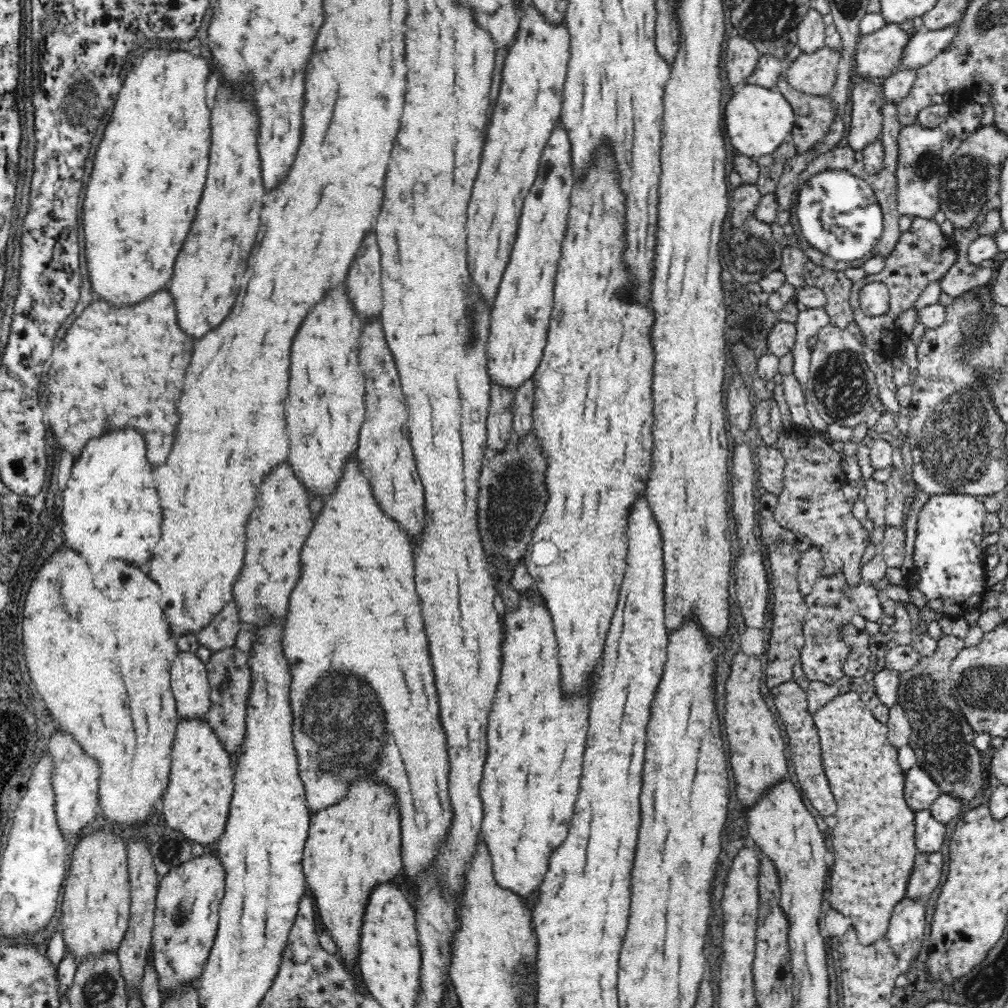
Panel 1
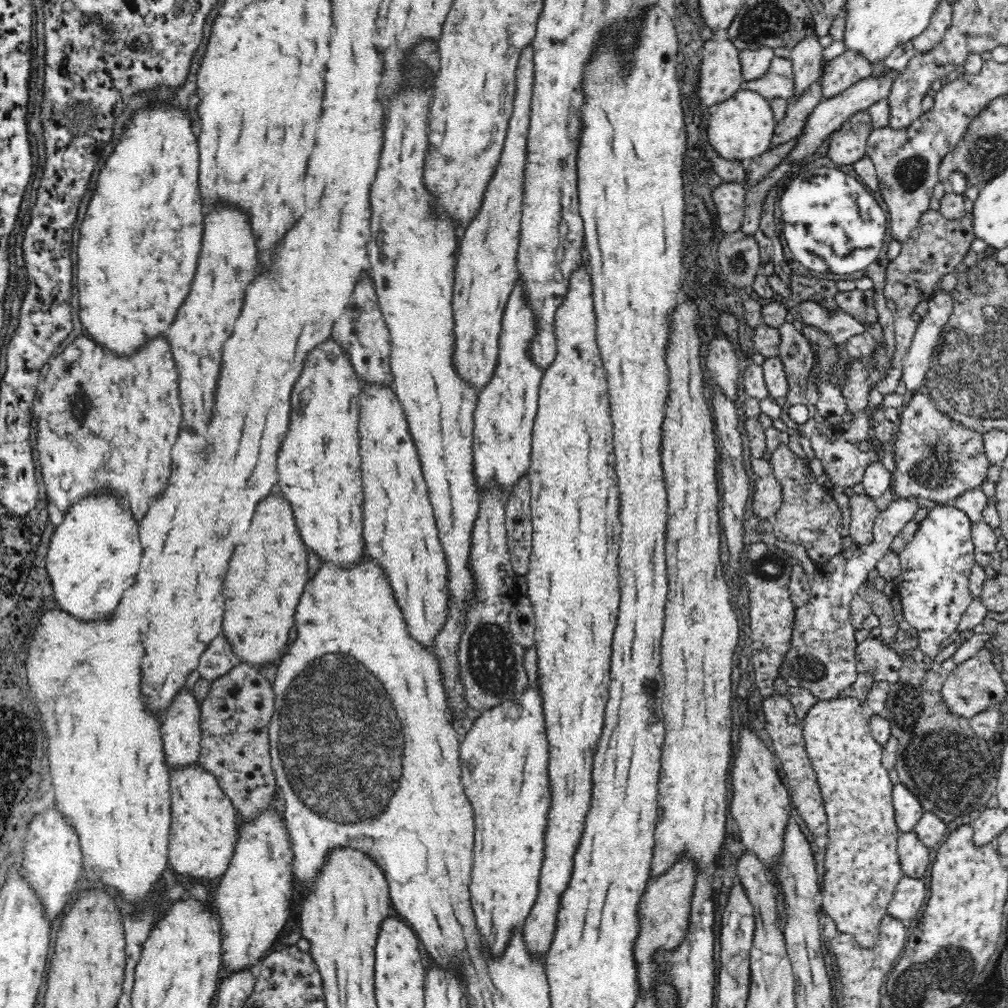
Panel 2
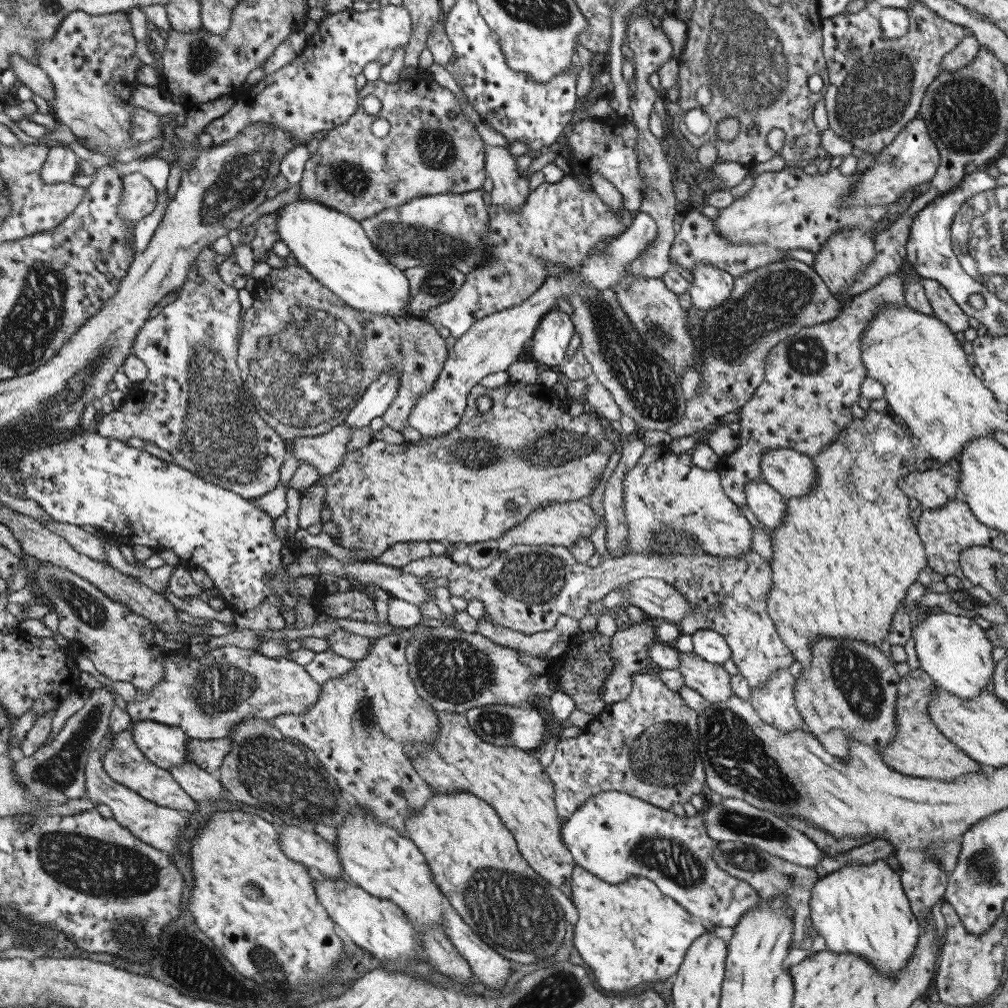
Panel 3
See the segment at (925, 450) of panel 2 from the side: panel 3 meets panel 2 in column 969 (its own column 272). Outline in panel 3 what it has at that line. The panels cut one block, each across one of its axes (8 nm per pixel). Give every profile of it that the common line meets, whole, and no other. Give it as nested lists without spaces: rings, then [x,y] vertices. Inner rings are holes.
[[[212,246],[205,247],[199,258],[192,262],[192,267],[185,283],[185,286],[177,292],[177,299],[172,303],[167,304],[162,308],[160,313],[153,319],[148,319],[144,323],[144,326],[140,328],[140,332],[137,334],[134,345],[132,346],[131,355],[140,358],[140,360],[146,363],[148,367],[148,374],[146,378],[142,381],[142,390],[148,390],[148,392],[130,392],[132,396],[132,406],[130,408],[119,408],[114,410],[109,414],[104,414],[100,419],[98,432],[100,436],[104,438],[114,438],[120,440],[120,442],[126,442],[126,440],[132,440],[137,442],[152,442],[156,444],[158,448],[166,450],[169,452],[173,459],[172,462],[176,463],[182,468],[188,469],[192,474],[196,474],[197,477],[203,478],[205,482],[210,482],[224,488],[225,490],[230,490],[234,494],[238,494],[247,499],[260,498],[268,492],[275,490],[280,484],[280,466],[286,458],[287,446],[285,445],[285,439],[280,437],[280,435],[274,431],[266,421],[260,418],[260,414],[256,412],[256,408],[252,404],[248,404],[248,414],[246,414],[246,388],[244,388],[244,382],[242,378],[238,376],[240,374],[239,366],[236,364],[239,350],[239,339],[240,339],[240,317],[244,309],[240,306],[240,301],[238,301],[238,291],[230,286],[227,286],[219,276],[218,267],[214,267],[214,260],[216,253]]]

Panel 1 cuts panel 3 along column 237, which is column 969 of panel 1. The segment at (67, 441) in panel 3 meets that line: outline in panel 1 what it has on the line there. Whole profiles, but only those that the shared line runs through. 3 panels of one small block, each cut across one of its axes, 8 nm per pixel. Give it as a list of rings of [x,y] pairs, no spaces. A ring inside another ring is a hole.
[[[938,494],[930,496],[928,502],[920,509],[919,517],[917,518],[917,532],[914,543],[914,552],[913,552],[913,567],[910,570],[910,574],[905,576],[908,588],[918,588],[927,598],[928,607],[932,611],[940,614],[940,618],[944,616],[952,617],[965,617],[965,615],[970,612],[972,609],[976,609],[978,602],[981,601],[983,593],[985,592],[985,581],[987,579],[987,573],[984,570],[983,563],[985,562],[985,553],[984,550],[980,547],[982,544],[982,539],[984,536],[984,521],[989,512],[984,507],[982,500],[974,495],[970,494]]]

